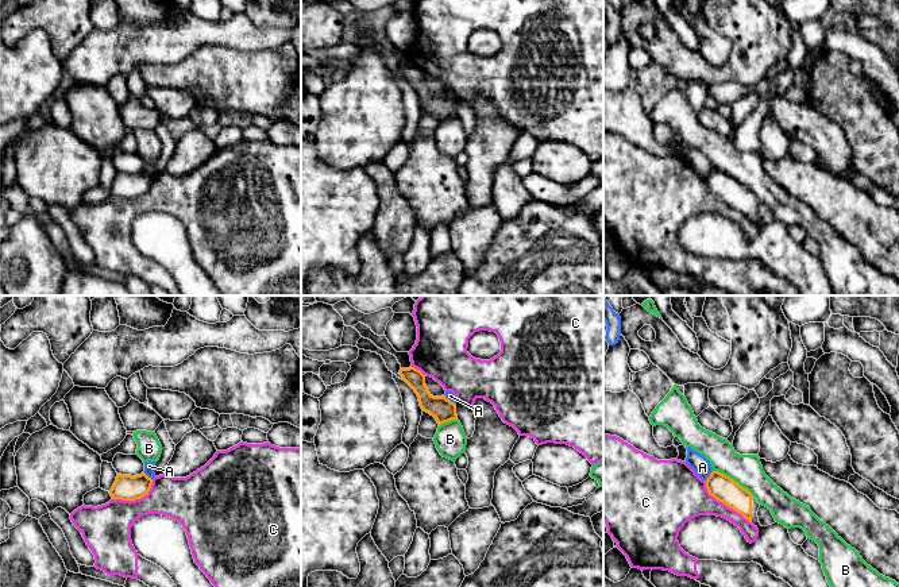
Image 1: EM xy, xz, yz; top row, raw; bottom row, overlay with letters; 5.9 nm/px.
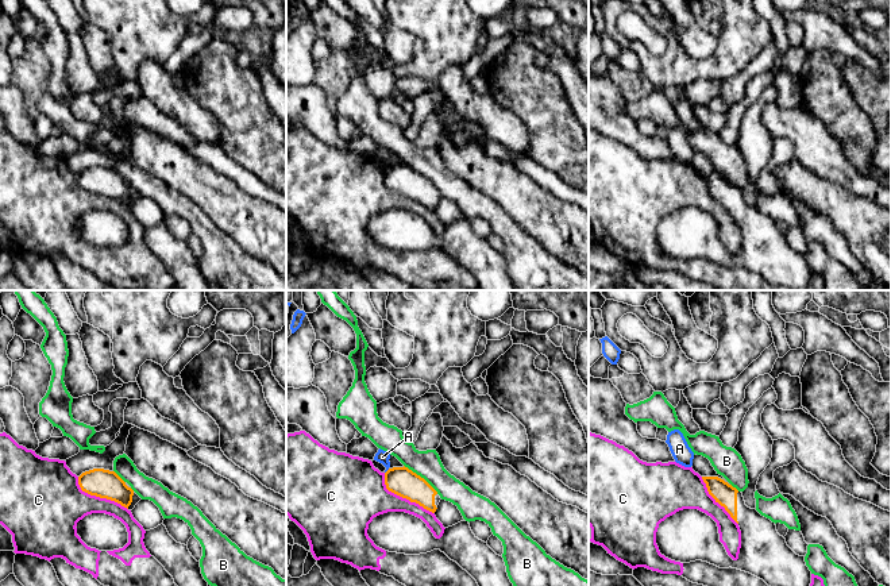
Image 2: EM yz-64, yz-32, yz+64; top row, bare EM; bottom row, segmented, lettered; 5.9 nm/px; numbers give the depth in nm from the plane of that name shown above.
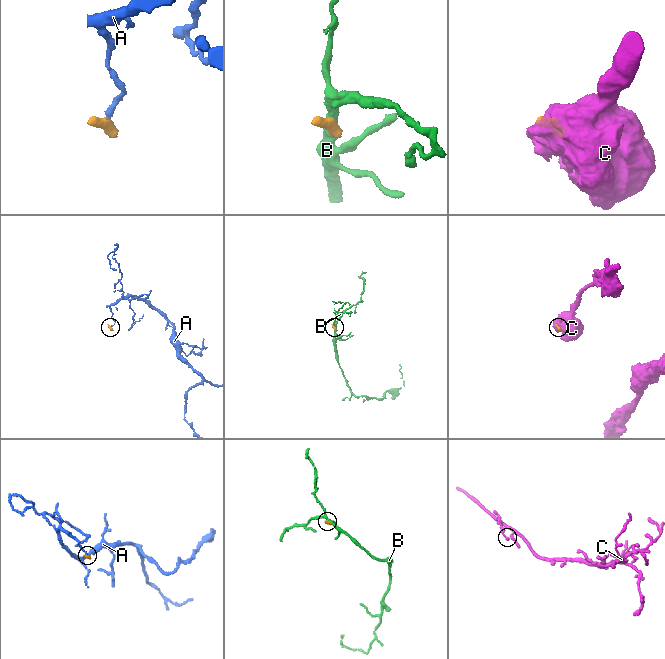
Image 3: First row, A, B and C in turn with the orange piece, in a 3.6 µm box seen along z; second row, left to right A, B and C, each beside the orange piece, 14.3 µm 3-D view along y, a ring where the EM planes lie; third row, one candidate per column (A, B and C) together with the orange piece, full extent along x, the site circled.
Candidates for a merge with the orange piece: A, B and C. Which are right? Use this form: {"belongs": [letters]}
{"belongs": []}

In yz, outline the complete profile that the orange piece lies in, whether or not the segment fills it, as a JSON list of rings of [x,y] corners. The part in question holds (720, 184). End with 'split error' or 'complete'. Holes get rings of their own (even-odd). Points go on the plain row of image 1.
[[[713,169],[705,179],[711,194],[759,227],[759,235],[751,242],[730,219],[699,213],[687,219],[679,229],[678,239],[686,251],[698,258],[753,259],[763,264],[764,271],[771,270],[788,281],[799,296],[834,296],[819,258],[795,242],[784,223],[760,223],[760,201],[746,186],[718,169]]]; split error

